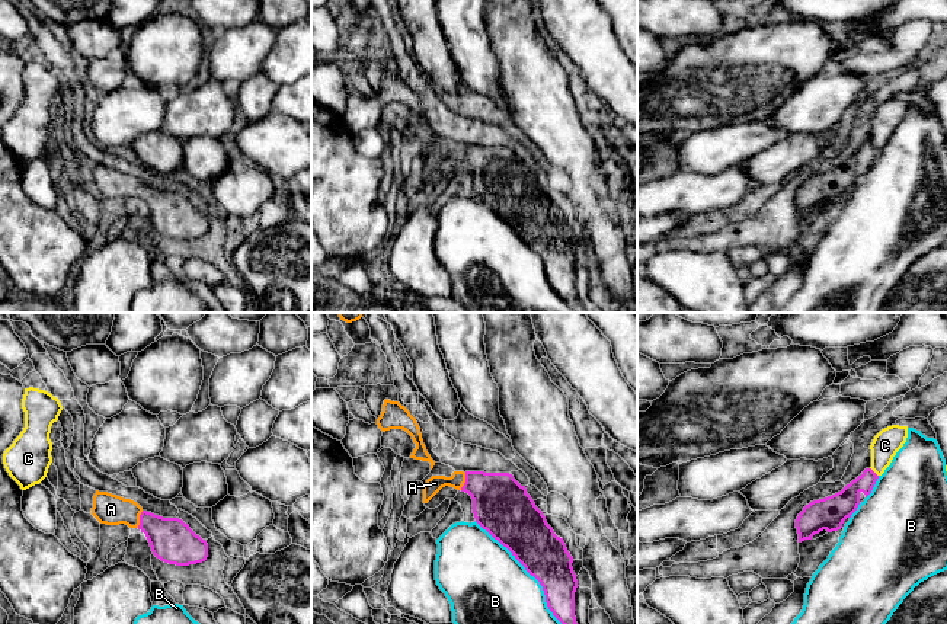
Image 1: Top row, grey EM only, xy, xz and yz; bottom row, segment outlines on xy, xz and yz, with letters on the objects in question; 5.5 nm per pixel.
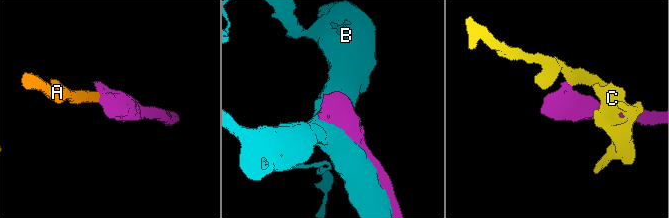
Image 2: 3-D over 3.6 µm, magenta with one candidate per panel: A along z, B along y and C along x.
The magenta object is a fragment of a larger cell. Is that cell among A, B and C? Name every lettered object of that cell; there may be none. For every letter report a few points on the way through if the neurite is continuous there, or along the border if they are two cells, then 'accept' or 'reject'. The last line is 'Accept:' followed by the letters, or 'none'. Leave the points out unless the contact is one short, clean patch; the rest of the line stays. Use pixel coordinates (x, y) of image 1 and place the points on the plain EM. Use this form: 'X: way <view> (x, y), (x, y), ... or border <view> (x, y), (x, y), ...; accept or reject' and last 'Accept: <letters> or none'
A: way xy (172, 214), (149, 197), (140, 194), (127, 185), (111, 184); accept
B: reject
C: border yz (870, 141), (877, 150); reject
Accept: A

